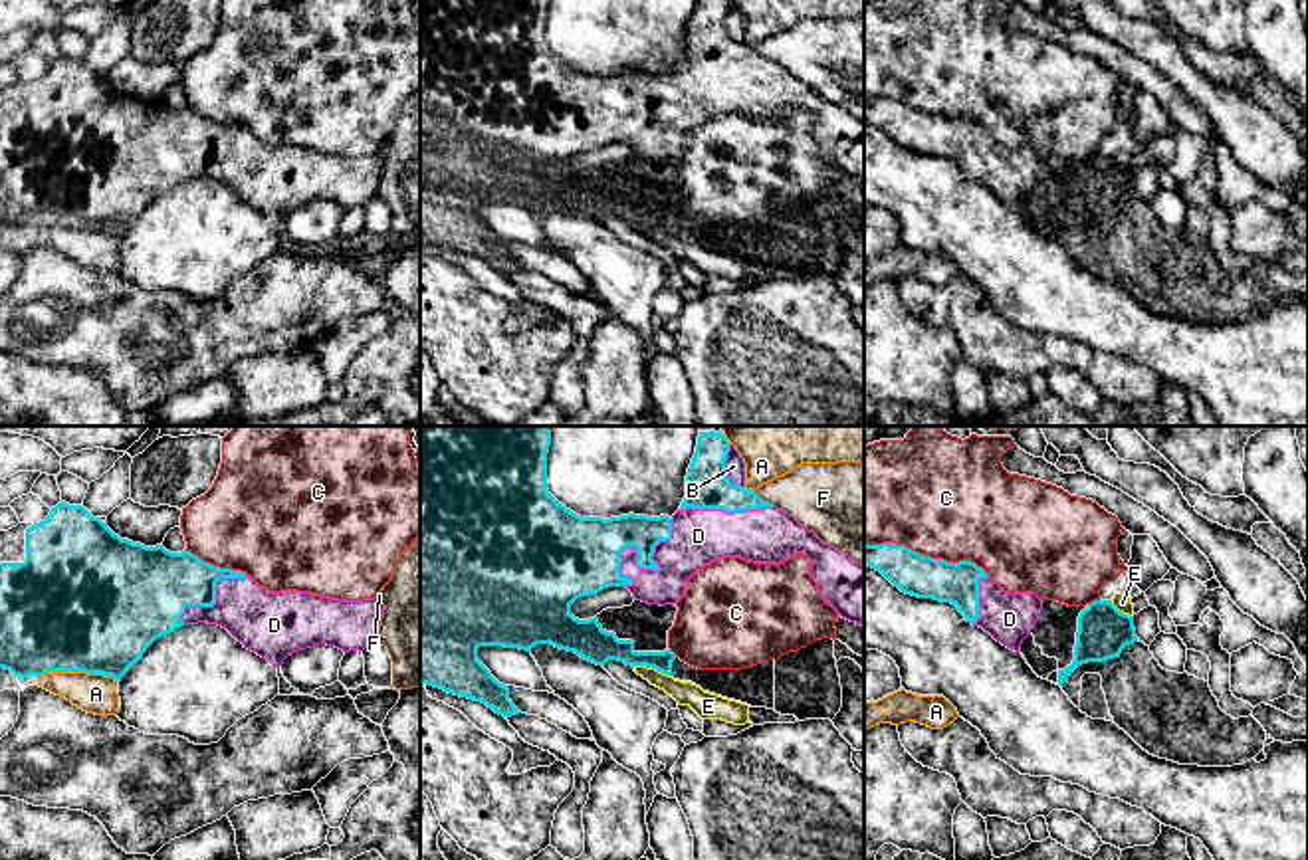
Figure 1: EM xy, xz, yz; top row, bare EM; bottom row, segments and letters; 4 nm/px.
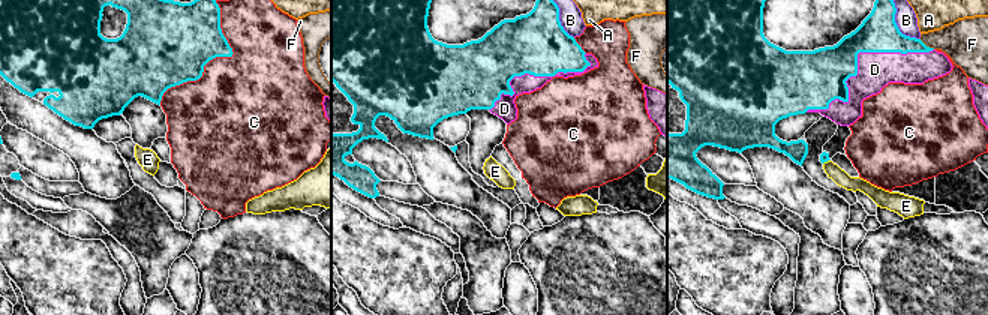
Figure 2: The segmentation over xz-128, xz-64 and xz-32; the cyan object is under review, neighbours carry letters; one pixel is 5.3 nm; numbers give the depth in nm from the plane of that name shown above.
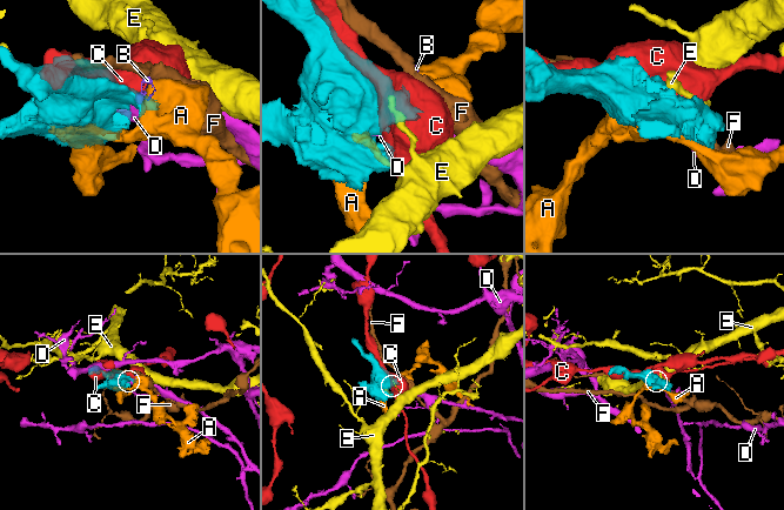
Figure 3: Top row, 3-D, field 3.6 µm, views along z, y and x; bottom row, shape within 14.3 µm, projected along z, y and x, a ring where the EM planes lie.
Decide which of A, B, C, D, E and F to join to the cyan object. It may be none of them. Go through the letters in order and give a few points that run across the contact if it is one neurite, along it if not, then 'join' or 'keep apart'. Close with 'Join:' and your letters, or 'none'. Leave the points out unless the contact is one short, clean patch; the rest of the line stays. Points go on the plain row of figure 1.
A: keep apart
B: line xz (728, 0), (726, 32), (742, 44); keep apart
C: keep apart
D: join
E: keep apart
F: line xz (754, 48), (773, 60); keep apart
Join: D

